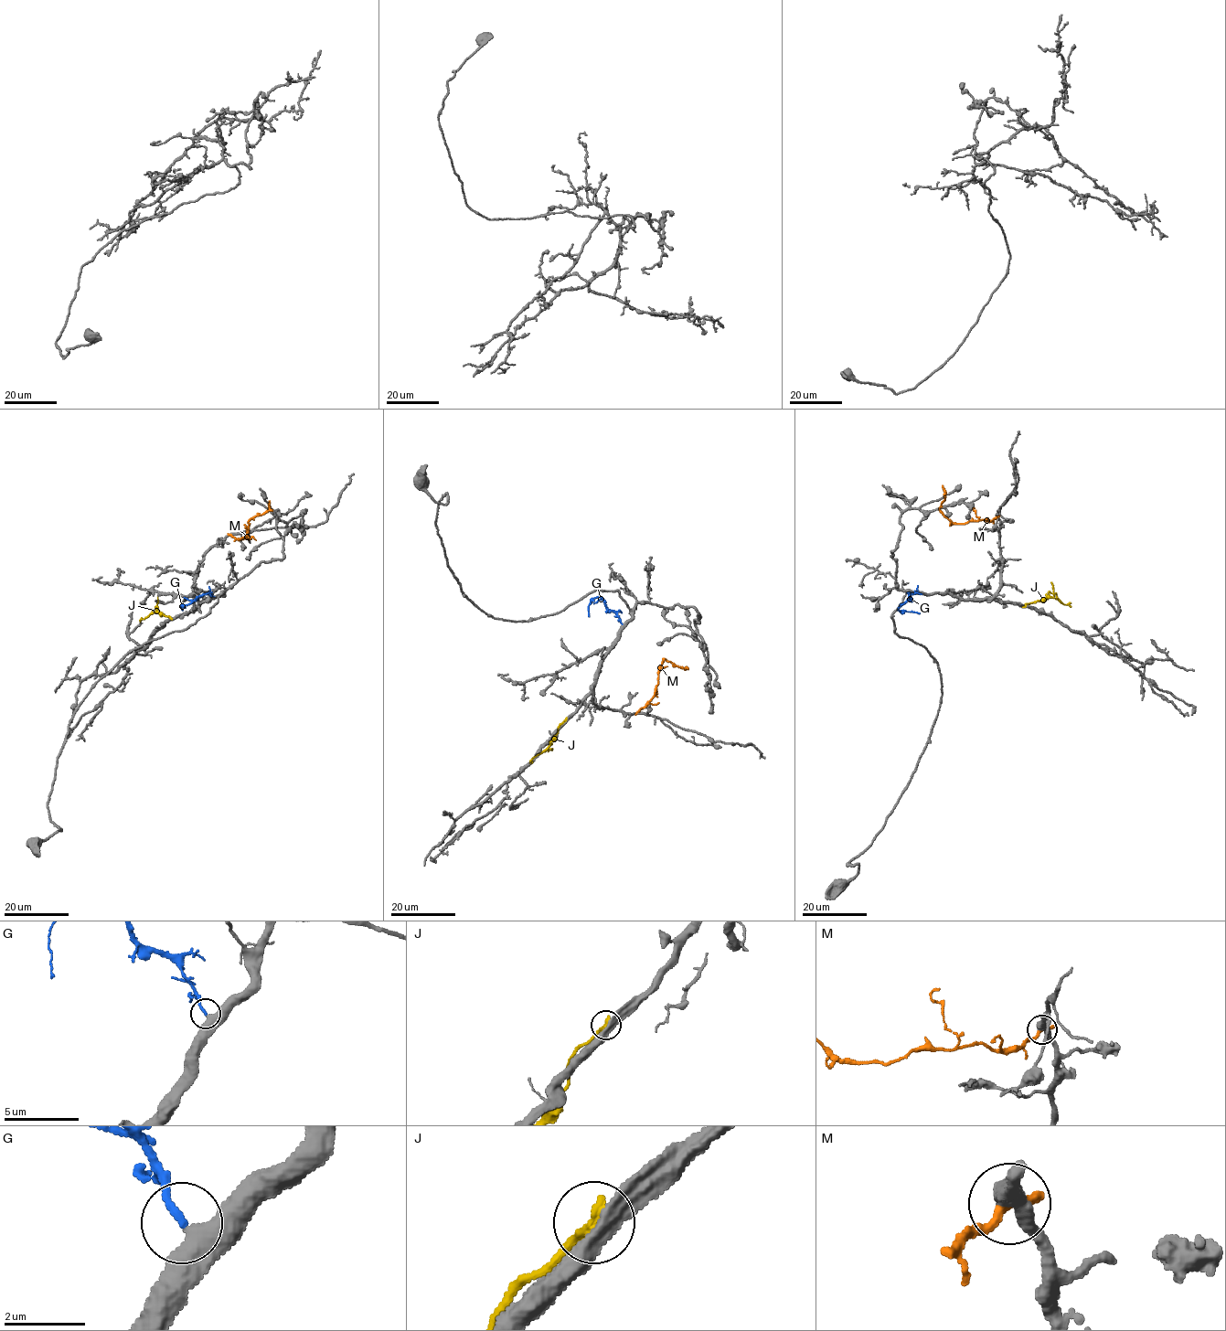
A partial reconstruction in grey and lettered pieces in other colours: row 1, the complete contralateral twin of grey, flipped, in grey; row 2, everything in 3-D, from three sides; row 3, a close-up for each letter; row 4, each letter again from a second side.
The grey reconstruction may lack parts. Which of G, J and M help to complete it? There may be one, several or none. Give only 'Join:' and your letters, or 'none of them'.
Join: G

